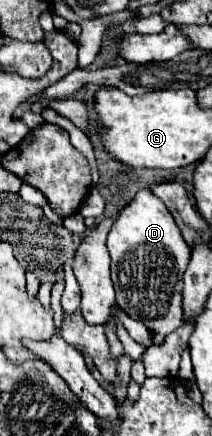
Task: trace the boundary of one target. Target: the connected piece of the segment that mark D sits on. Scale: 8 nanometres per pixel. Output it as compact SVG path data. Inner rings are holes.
M139 190L117 214L107 236L107 250L111 256L111 280L119 308L133 320L143 322L153 334L167 336L175 332L183 318L181 288L191 250L183 242L173 216L151 190Z

